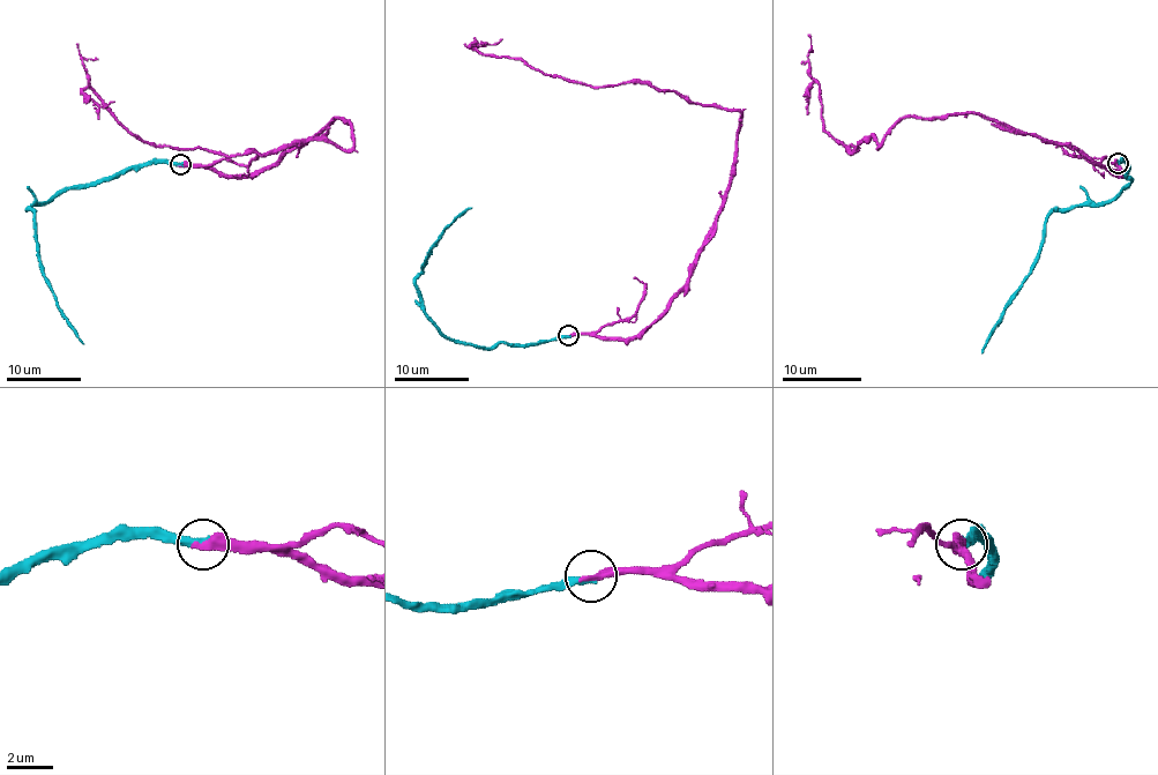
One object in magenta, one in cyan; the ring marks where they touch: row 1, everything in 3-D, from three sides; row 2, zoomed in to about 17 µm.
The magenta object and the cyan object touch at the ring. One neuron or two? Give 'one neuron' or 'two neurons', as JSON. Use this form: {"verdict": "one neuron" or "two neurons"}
{"verdict": "one neuron"}

